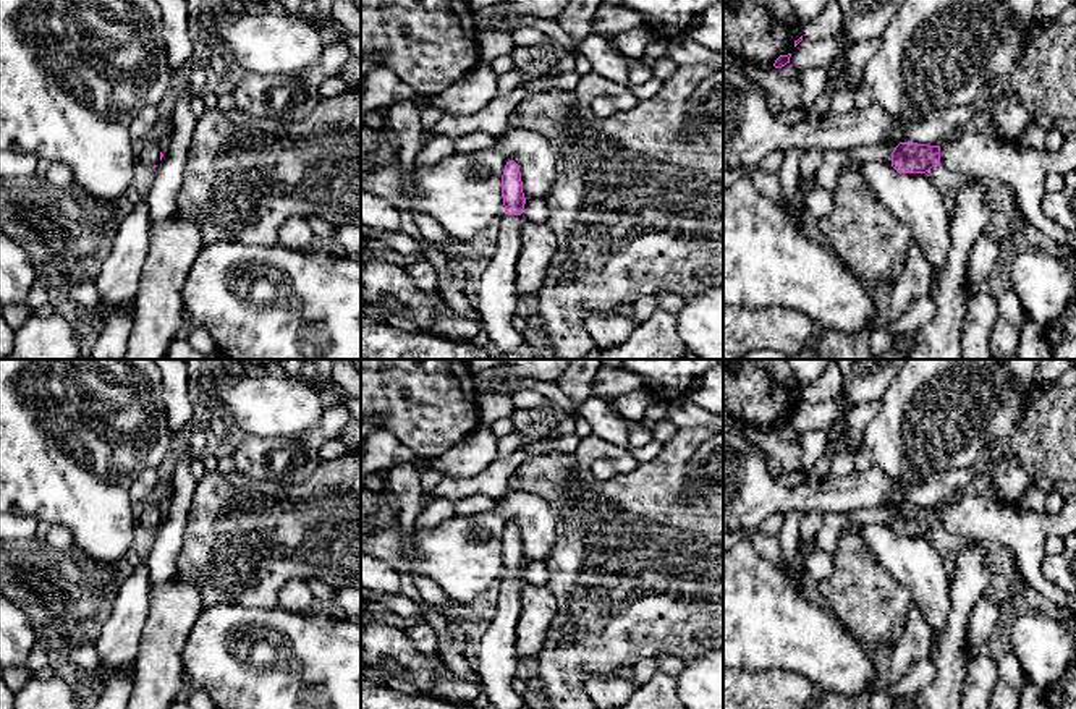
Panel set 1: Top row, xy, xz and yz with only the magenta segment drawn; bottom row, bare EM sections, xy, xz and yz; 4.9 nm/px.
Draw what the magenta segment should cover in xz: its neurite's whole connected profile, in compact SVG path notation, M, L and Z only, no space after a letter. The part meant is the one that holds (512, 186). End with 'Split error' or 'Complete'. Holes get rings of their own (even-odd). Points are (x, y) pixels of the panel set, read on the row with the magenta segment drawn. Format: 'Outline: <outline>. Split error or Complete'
Outline: M515 160L505 165L502 197L506 214L500 220L489 267L474 290L477 293L476 311L482 319L482 330L500 356L510 356L527 342L527 337L516 332L511 325L511 319L523 311L521 293L516 288L516 262L523 225L521 214L526 204L519 165Z. Split error

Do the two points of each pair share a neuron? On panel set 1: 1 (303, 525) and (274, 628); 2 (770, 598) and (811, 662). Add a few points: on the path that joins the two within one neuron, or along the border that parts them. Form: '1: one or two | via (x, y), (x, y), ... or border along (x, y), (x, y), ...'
1: two | border along (240, 604), (277, 607)
2: one | via (772, 614), (804, 646)

